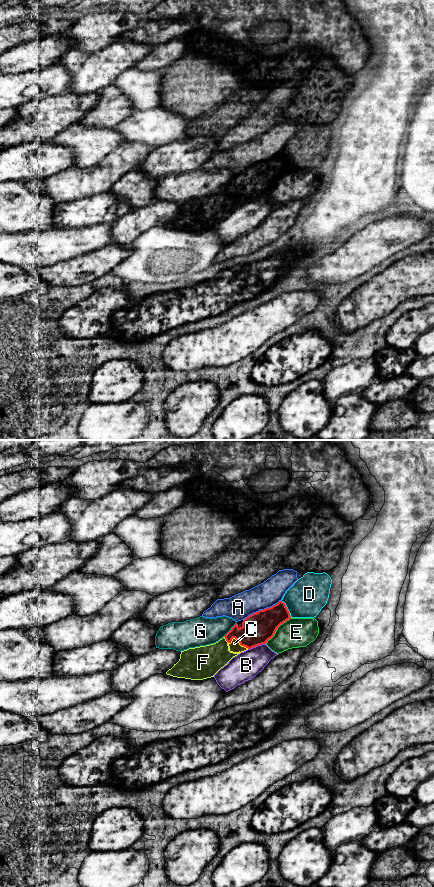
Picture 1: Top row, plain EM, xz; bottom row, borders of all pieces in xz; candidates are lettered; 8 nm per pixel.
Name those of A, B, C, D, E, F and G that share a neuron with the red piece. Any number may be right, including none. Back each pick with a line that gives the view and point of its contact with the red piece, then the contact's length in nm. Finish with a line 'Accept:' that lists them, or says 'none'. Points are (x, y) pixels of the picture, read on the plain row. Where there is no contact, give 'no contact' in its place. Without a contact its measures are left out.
Accept: none

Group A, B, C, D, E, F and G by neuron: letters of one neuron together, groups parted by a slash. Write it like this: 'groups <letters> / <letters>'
groups A / B / C F / D / E / G

